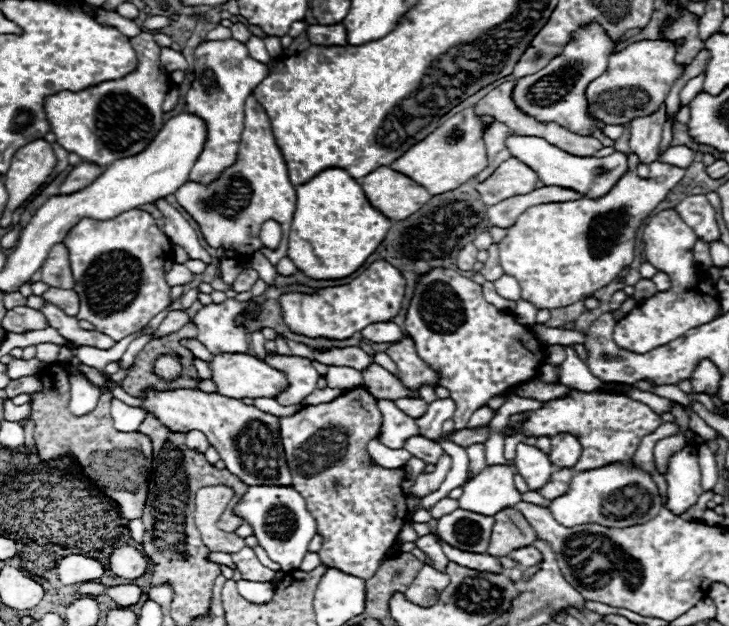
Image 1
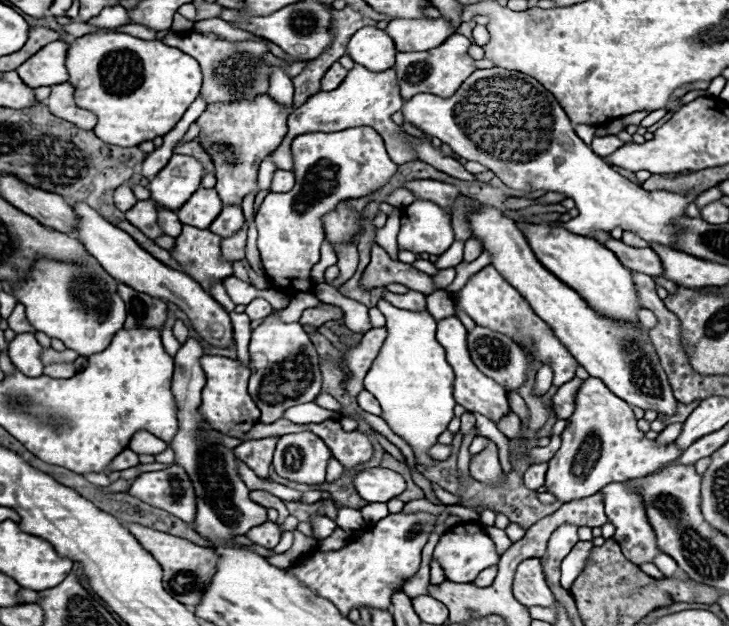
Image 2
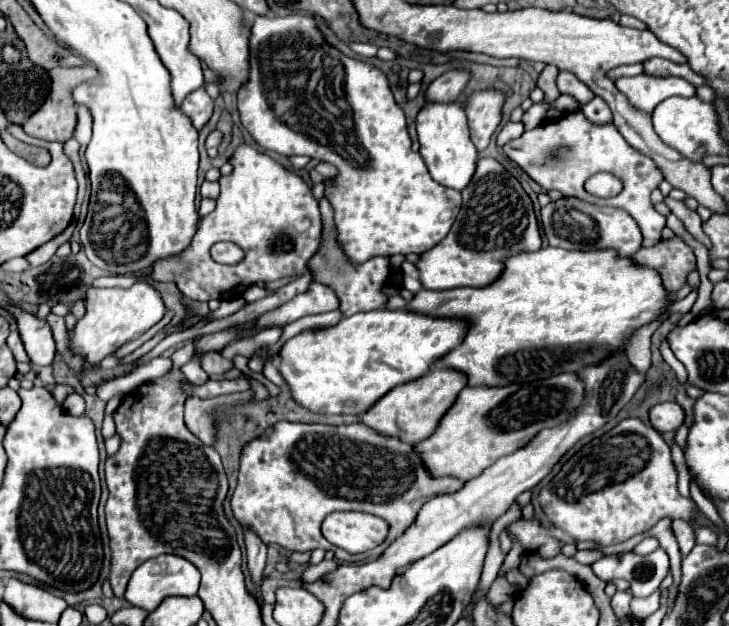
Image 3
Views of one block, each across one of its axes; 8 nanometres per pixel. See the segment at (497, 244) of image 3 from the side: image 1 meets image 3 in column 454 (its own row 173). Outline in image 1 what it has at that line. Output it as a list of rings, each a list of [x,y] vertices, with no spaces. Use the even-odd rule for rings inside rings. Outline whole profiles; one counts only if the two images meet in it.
[[[254,96],[246,100],[244,108],[246,108],[246,120],[234,166],[226,168],[222,176],[210,186],[202,186],[198,182],[188,180],[174,192],[174,196],[178,204],[198,222],[204,240],[212,248],[234,250],[234,256],[240,262],[250,260],[254,252],[262,252],[276,266],[286,256],[288,230],[296,206],[296,190],[288,178],[286,162],[274,142],[272,126],[270,120],[266,118],[264,108],[254,100]],[[266,220],[276,220],[282,226],[282,242],[278,250],[268,250],[258,240],[260,226]]]

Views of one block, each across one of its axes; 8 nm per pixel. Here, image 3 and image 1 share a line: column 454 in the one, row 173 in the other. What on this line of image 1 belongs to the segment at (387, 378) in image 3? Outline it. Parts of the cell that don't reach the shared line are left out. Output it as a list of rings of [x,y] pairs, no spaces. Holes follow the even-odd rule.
[[[328,168],[316,174],[306,184],[296,186],[296,196],[298,202],[296,202],[292,228],[290,228],[288,258],[296,264],[300,272],[304,272],[308,278],[314,280],[338,280],[356,272],[366,262],[366,258],[380,246],[382,238],[386,238],[392,226],[392,222],[386,216],[382,216],[378,210],[374,210],[368,204],[362,186],[354,178],[350,178],[346,170],[340,168]]]

